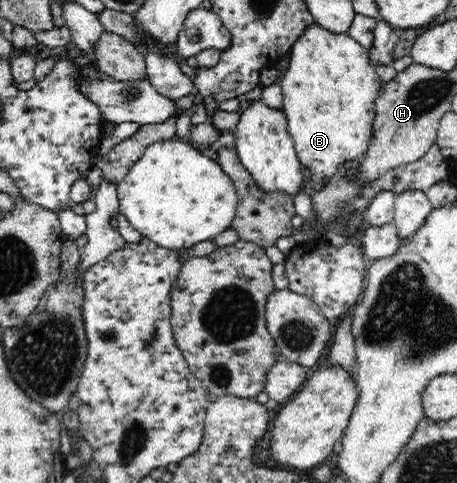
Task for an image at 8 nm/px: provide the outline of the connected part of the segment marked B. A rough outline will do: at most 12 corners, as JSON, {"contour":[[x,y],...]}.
{"contour":[[313,21],[281,74],[310,189],[367,151],[384,82]]}

